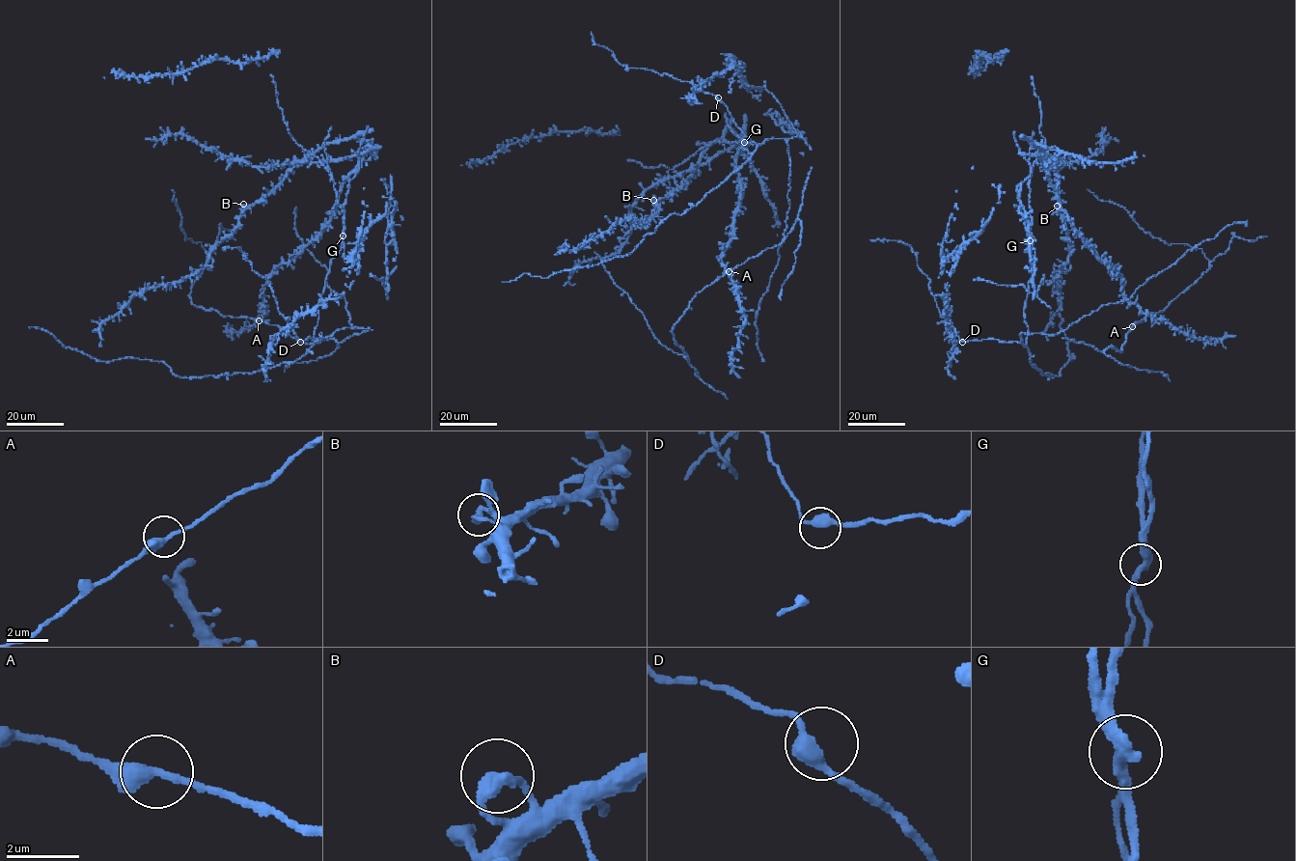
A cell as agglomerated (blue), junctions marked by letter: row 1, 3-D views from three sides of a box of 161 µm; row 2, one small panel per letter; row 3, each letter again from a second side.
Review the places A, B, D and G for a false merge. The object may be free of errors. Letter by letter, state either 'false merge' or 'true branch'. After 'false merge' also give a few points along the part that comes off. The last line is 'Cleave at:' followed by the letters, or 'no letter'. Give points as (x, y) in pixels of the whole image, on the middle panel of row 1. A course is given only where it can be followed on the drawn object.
A: true branch
B: true branch
D: true branch
G: false merge; foreign part runs (744, 142), (712, 143), (672, 169), (661, 165), (647, 168), (638, 162), (627, 160)
Cleave at: G

